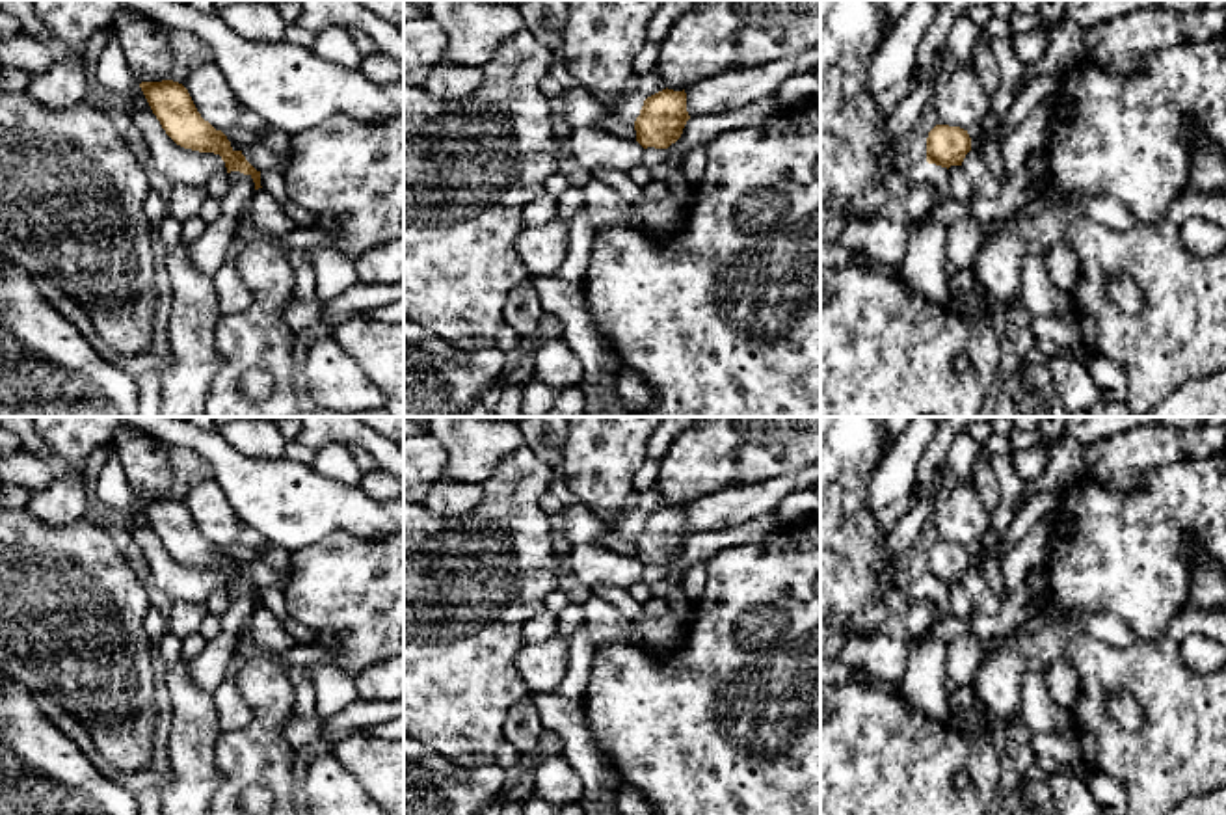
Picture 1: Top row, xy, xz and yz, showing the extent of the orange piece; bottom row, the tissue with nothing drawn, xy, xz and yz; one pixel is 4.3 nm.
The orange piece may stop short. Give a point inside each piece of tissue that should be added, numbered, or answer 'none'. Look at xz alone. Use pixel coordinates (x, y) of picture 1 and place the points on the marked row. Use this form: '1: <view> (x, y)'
none

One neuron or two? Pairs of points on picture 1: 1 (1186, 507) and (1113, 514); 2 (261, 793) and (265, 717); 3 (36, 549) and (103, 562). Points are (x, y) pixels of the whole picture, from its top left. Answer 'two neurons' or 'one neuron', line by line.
1: one neuron
2: two neurons
3: one neuron

